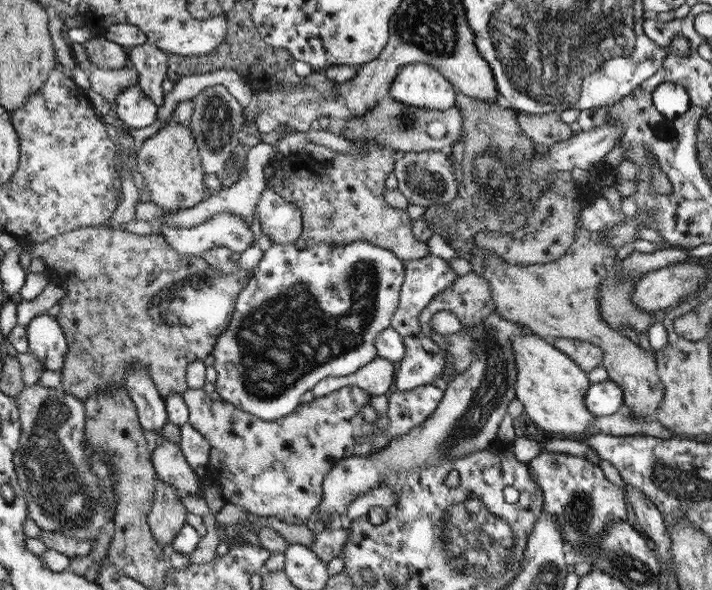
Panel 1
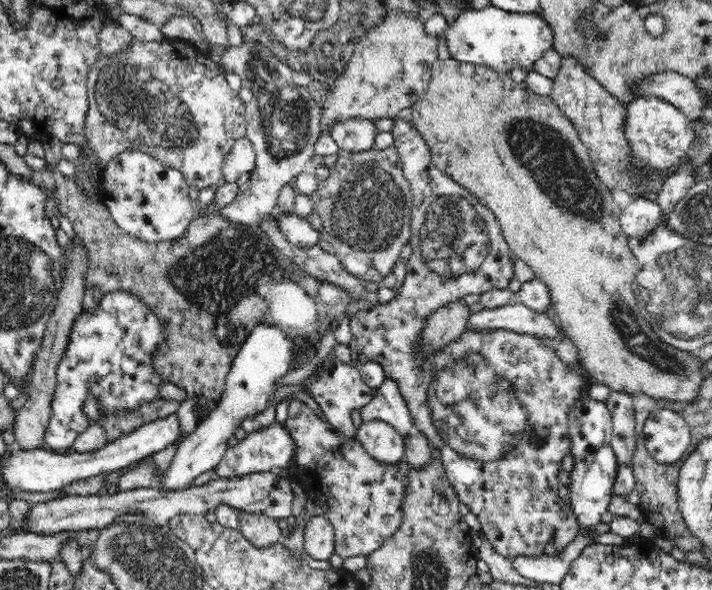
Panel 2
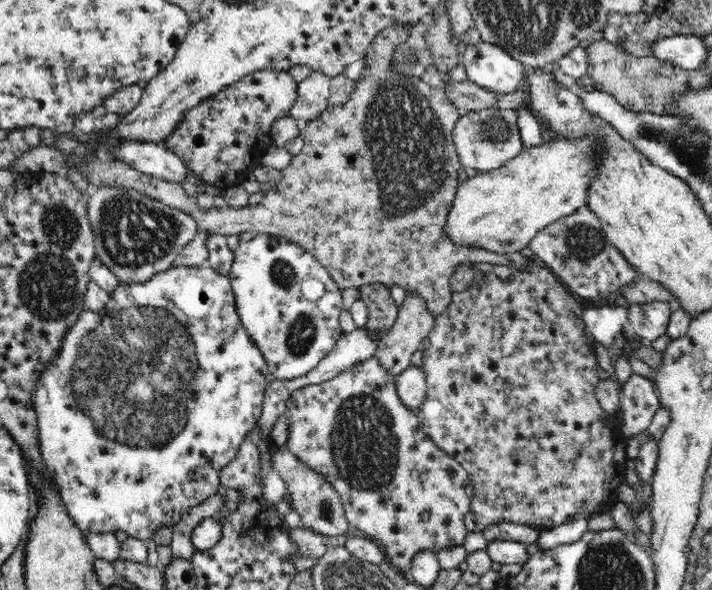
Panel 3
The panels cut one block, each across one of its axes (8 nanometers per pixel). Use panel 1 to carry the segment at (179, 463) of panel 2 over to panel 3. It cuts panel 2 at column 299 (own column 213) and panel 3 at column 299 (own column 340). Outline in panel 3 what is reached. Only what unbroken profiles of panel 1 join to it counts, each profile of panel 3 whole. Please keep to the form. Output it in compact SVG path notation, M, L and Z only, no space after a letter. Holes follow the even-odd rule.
M258 233L251 240L240 242L233 253L233 263L228 277L234 293L236 310L246 333L262 351L268 370L276 379L292 380L292 378L304 376L316 368L322 358L330 354L329 352L344 333L339 323L339 316L344 311L341 290L333 281L328 269L322 266L310 251L286 238ZM308 274L322 280L326 287L322 298L315 301L306 299L300 289L302 280Z

